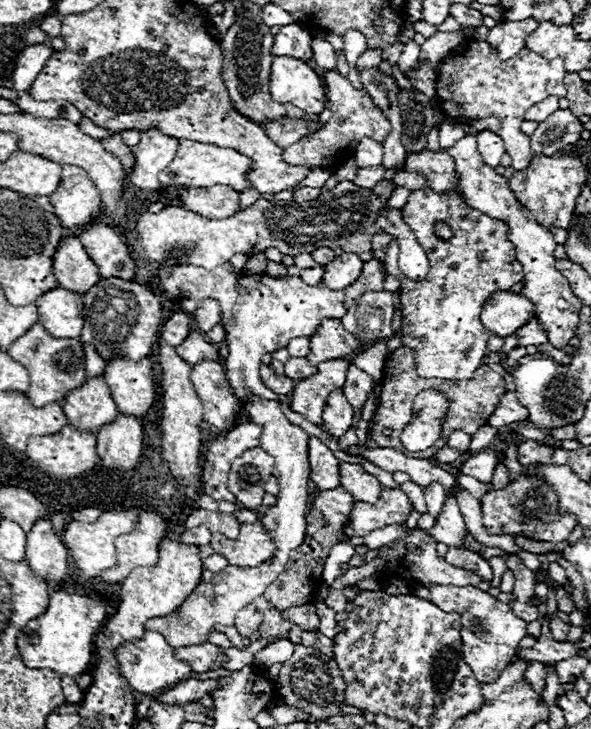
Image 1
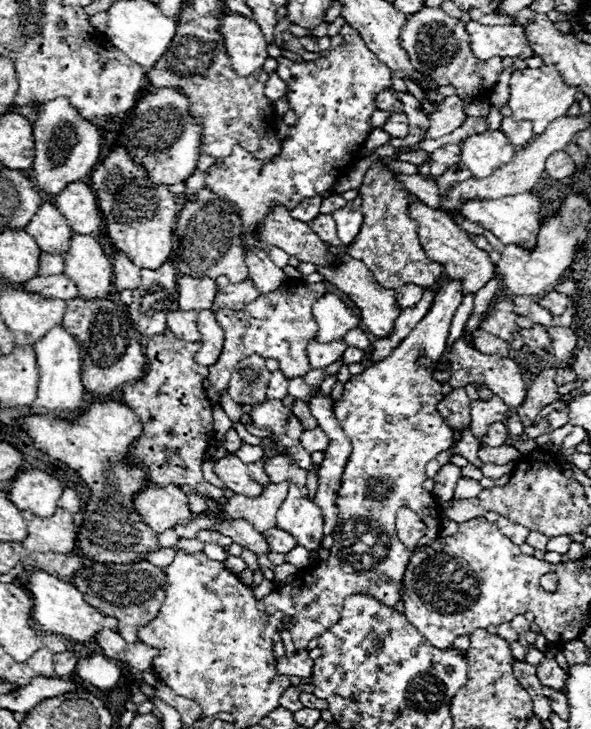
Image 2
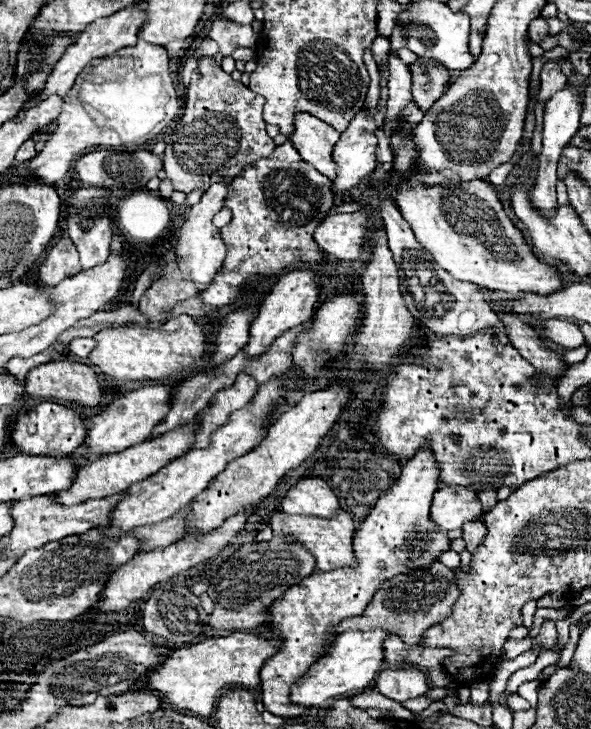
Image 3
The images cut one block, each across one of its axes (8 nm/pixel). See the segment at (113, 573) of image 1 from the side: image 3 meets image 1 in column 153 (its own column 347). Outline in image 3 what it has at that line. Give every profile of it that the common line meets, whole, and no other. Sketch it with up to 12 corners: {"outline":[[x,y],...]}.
{"outline":[[278,512],[274,536],[298,538],[320,572],[358,568],[352,514],[304,518]]}

